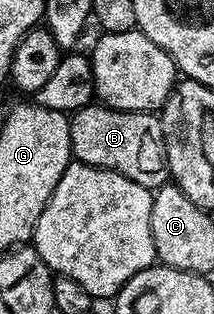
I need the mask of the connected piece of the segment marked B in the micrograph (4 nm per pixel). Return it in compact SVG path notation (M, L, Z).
M88 105L74 112L70 120L71 154L78 162L116 171L142 187L158 189L168 182L163 120L158 114Z

